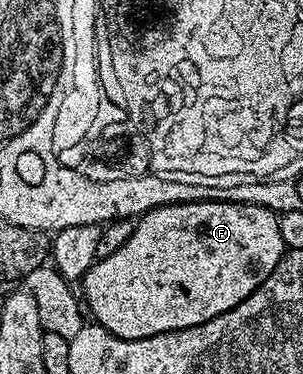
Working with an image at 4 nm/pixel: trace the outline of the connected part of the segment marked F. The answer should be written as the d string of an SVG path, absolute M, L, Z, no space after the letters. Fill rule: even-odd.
M154 206L133 226L134 230L125 231L128 244L124 248L111 245L95 262L93 270L76 283L77 293L84 296L85 309L94 310L93 325L102 326L104 332L116 334L120 340L149 340L157 334L185 332L190 326L208 324L245 299L242 297L242 210L174 210L171 206Z

